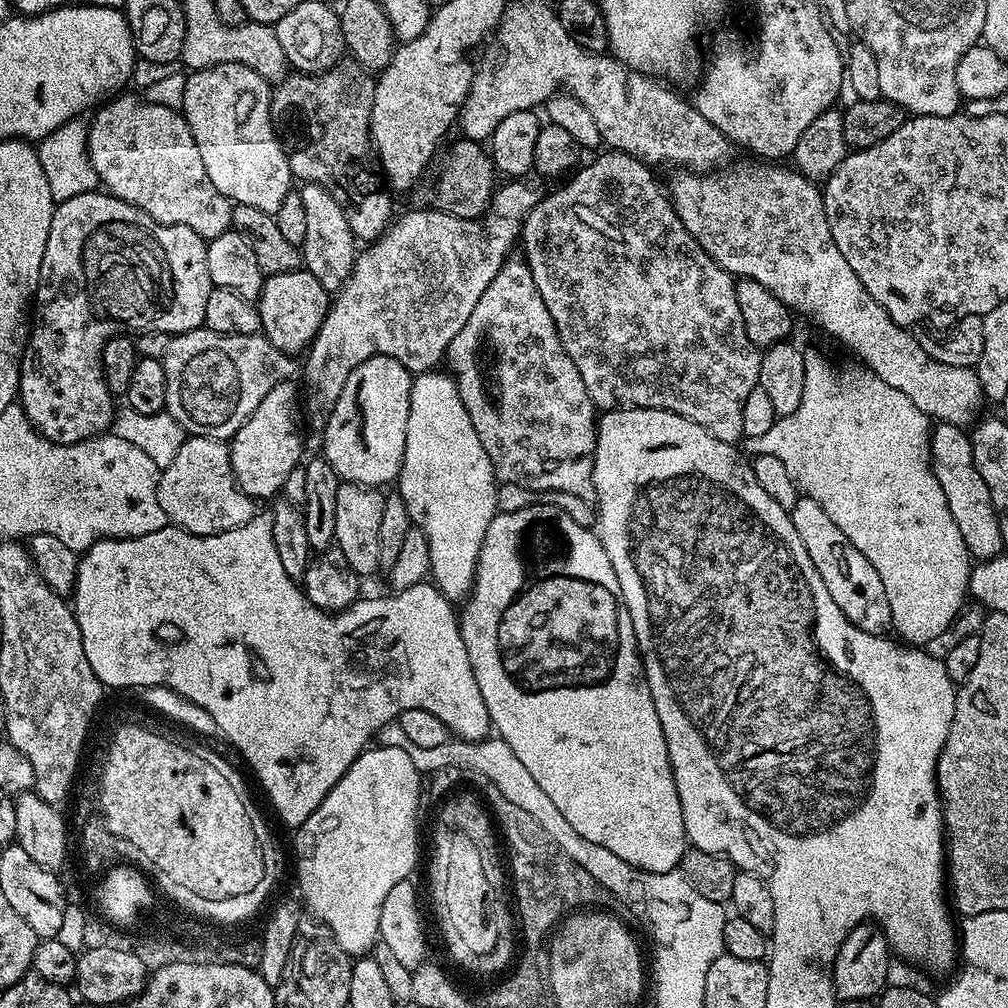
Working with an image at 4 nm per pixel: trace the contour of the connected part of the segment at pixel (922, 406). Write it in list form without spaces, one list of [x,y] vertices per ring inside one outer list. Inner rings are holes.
[[[760,162],[752,163],[756,164],[736,164],[733,168],[725,167],[723,170],[712,170],[704,175],[691,170],[676,170],[672,176],[672,181],[667,181],[666,191],[678,218],[682,218],[682,226],[686,226],[686,230],[690,230],[690,234],[700,243],[702,250],[706,250],[706,254],[710,254],[710,258],[714,262],[718,262],[718,266],[725,268],[733,278],[762,282],[762,286],[766,286],[766,290],[770,290],[770,294],[774,294],[774,298],[778,298],[790,310],[795,310],[797,313],[799,313],[798,311],[808,312],[809,318],[826,335],[833,336],[840,344],[845,344],[861,360],[858,360],[859,363],[867,371],[873,372],[878,378],[882,378],[882,382],[886,382],[886,386],[894,386],[894,390],[902,390],[902,394],[906,394],[906,398],[910,398],[910,402],[914,402],[914,406],[918,406],[918,410],[922,410],[933,421],[942,424],[954,424],[963,428],[967,427],[975,419],[976,410],[982,402],[984,403],[981,383],[978,382],[975,369],[946,366],[935,360],[928,354],[927,347],[923,343],[919,344],[914,337],[908,336],[909,329],[907,327],[896,324],[890,318],[890,314],[886,314],[886,310],[882,310],[882,306],[878,306],[878,302],[874,302],[874,298],[870,298],[870,294],[866,294],[866,286],[862,286],[862,282],[858,282],[858,276],[854,274],[854,270],[850,270],[850,264],[846,262],[846,258],[842,258],[842,250],[838,250],[838,246],[834,246],[834,234],[830,234],[830,222],[826,218],[826,210],[824,209],[824,193],[813,181],[806,179],[802,173],[793,170],[791,167],[788,169],[780,168],[784,166],[765,166]]]

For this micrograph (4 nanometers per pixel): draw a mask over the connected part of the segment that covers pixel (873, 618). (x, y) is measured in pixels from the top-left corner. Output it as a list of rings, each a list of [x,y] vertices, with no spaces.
[[[797,499],[790,515],[794,530],[798,530],[798,538],[802,538],[802,546],[806,546],[806,554],[810,554],[810,562],[814,562],[814,570],[824,577],[824,590],[832,594],[840,614],[855,626],[857,632],[866,632],[873,638],[883,637],[887,633],[884,631],[892,628],[892,615],[890,598],[886,598],[886,586],[882,586],[878,570],[870,566],[868,559],[850,543],[842,530],[832,527],[830,514],[826,514],[818,502]]]

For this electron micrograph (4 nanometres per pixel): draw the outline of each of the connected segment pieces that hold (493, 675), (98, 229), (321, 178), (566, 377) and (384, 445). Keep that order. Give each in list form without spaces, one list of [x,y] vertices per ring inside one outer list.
[[[531,504],[526,506],[526,510],[497,512],[486,530],[486,538],[482,542],[482,550],[476,563],[476,580],[472,583],[472,591],[468,593],[462,607],[458,612],[462,642],[466,642],[466,654],[470,654],[470,666],[474,670],[474,678],[478,678],[478,690],[482,690],[482,702],[486,702],[486,710],[488,711],[491,727],[495,731],[496,728],[500,731],[497,732],[499,739],[507,742],[510,750],[514,750],[514,755],[518,758],[518,762],[522,762],[522,766],[526,766],[526,770],[530,770],[530,778],[534,778],[534,782],[538,782],[538,786],[542,786],[542,794],[547,794],[550,802],[554,802],[554,806],[558,806],[558,814],[562,814],[562,818],[566,818],[566,822],[570,822],[570,826],[574,826],[574,830],[578,830],[578,834],[582,838],[586,838],[586,842],[594,842],[594,846],[606,846],[606,850],[610,850],[610,854],[618,854],[618,858],[622,858],[622,862],[626,862],[638,870],[643,872],[677,871],[680,866],[680,860],[684,857],[688,838],[684,829],[684,819],[682,818],[682,802],[678,798],[678,786],[674,782],[666,738],[662,734],[662,722],[658,722],[658,710],[654,710],[654,698],[650,694],[650,686],[644,676],[644,661],[640,659],[640,650],[636,647],[634,626],[630,622],[630,614],[626,610],[624,599],[620,597],[618,574],[614,574],[614,566],[610,566],[610,558],[606,558],[606,550],[600,545],[599,535],[595,531],[583,528],[578,522],[574,522],[574,518],[570,518],[560,508],[555,508],[549,504]]]
[[[93,190],[83,192],[74,198],[59,201],[52,209],[50,222],[50,238],[46,238],[46,254],[42,254],[42,270],[40,281],[36,287],[34,297],[34,319],[30,324],[30,331],[24,345],[24,357],[20,360],[20,395],[18,403],[24,410],[24,419],[51,444],[77,444],[84,439],[103,436],[113,427],[114,397],[112,391],[106,386],[102,376],[102,350],[110,338],[121,335],[122,330],[132,334],[143,332],[167,332],[179,334],[189,332],[195,328],[205,327],[206,324],[206,298],[210,298],[210,290],[214,287],[210,278],[210,270],[206,270],[206,250],[208,245],[201,236],[194,234],[186,226],[177,224],[163,224],[141,208],[136,208],[117,196],[109,196],[107,191]]]
[[[341,62],[327,72],[289,75],[275,85],[272,94],[273,113],[297,112],[300,115],[300,125],[296,128],[297,134],[300,135],[300,145],[288,152],[293,177],[304,184],[317,184],[326,189],[334,198],[334,202],[342,206],[342,214],[346,214],[346,222],[350,222],[350,230],[360,242],[379,240],[394,220],[394,196],[386,187],[384,173],[378,167],[378,157],[372,146],[370,114],[374,110],[375,89],[376,80],[359,64]]]
[[[522,258],[506,259],[504,265],[498,270],[494,282],[490,282],[490,286],[486,286],[486,294],[482,294],[482,298],[478,298],[478,306],[474,306],[474,311],[470,314],[470,318],[466,318],[466,324],[462,326],[462,330],[458,330],[458,334],[454,334],[454,342],[450,342],[446,353],[446,364],[447,362],[447,371],[458,386],[462,406],[466,406],[466,414],[470,414],[470,422],[490,458],[500,484],[517,484],[539,492],[578,494],[578,498],[589,502],[595,501],[596,487],[592,481],[592,475],[594,474],[598,409],[586,390],[586,382],[582,382],[582,374],[578,374],[578,368],[574,366],[574,362],[570,362],[566,350],[561,346],[558,330],[554,326],[554,318],[550,318],[550,310],[546,310],[546,304],[542,302],[542,296],[538,294],[538,288],[534,286],[534,278],[530,274],[528,264]]]
[[[372,356],[362,366],[358,366],[346,378],[346,386],[342,394],[338,394],[338,402],[334,402],[334,410],[322,429],[324,436],[323,459],[334,466],[341,481],[350,484],[367,484],[369,486],[385,486],[397,479],[402,466],[402,458],[406,450],[406,418],[410,414],[410,390],[413,373],[400,362],[389,356]]]

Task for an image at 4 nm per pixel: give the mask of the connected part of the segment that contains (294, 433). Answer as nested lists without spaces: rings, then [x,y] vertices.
[[[281,380],[266,394],[254,414],[229,441],[235,480],[239,488],[253,500],[273,499],[283,489],[290,471],[299,467],[302,456],[300,420],[302,424],[299,387],[295,381]]]

